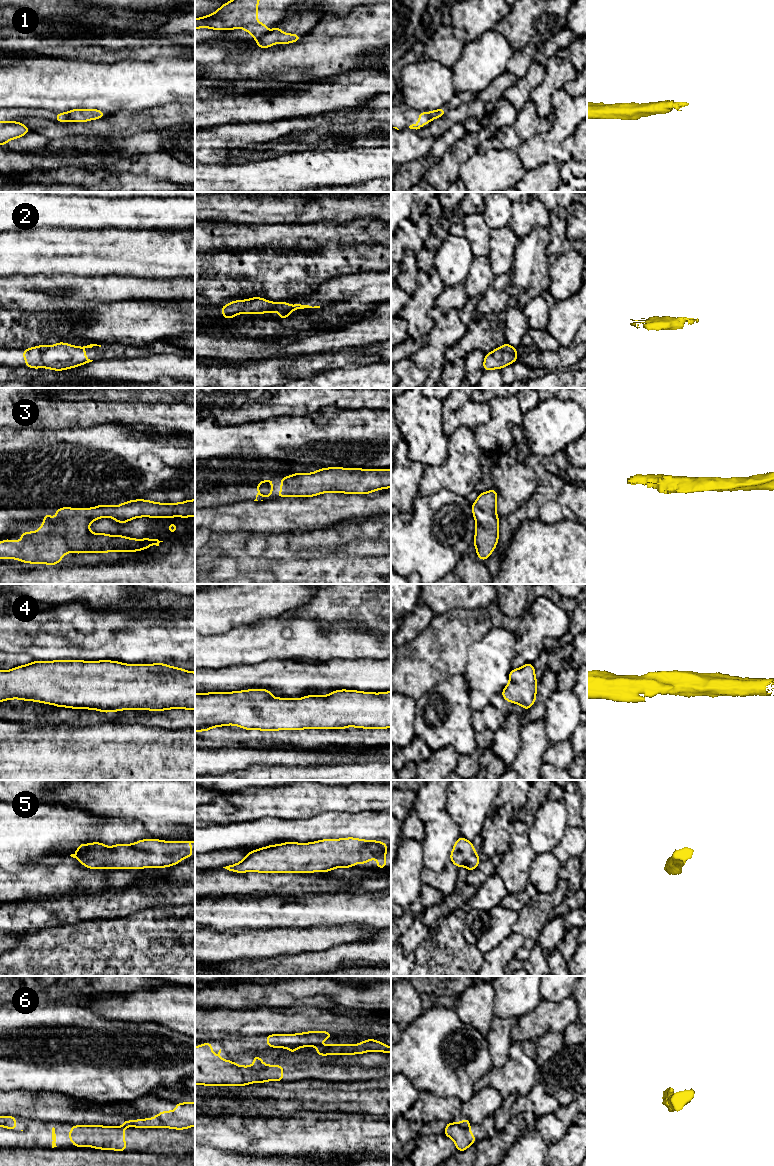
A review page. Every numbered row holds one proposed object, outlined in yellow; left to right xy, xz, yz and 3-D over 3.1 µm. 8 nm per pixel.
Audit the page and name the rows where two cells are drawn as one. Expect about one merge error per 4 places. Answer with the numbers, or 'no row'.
1, 6

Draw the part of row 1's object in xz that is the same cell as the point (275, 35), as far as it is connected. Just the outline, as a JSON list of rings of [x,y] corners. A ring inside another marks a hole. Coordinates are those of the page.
[[[278,25],[276,28],[261,36],[260,39],[257,40],[257,46],[264,49],[273,46],[275,43],[287,44],[297,42],[301,39],[301,37],[301,35],[293,33],[283,33]]]

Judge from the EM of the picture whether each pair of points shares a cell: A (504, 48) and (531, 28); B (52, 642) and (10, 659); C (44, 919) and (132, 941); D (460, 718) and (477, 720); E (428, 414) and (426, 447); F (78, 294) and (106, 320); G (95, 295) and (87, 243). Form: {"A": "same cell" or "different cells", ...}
{"A": "different cells", "B": "different cells", "C": "different cells", "D": "different cells", "E": "same cell", "F": "different cells", "G": "different cells"}

